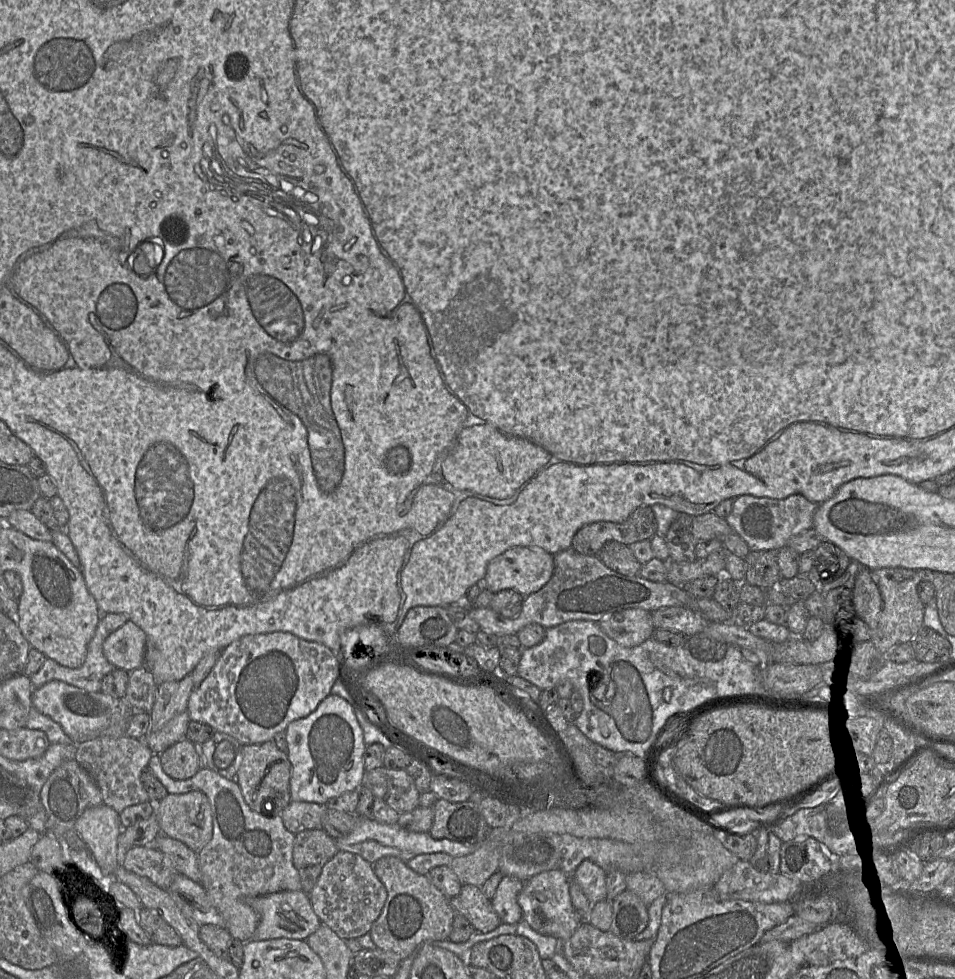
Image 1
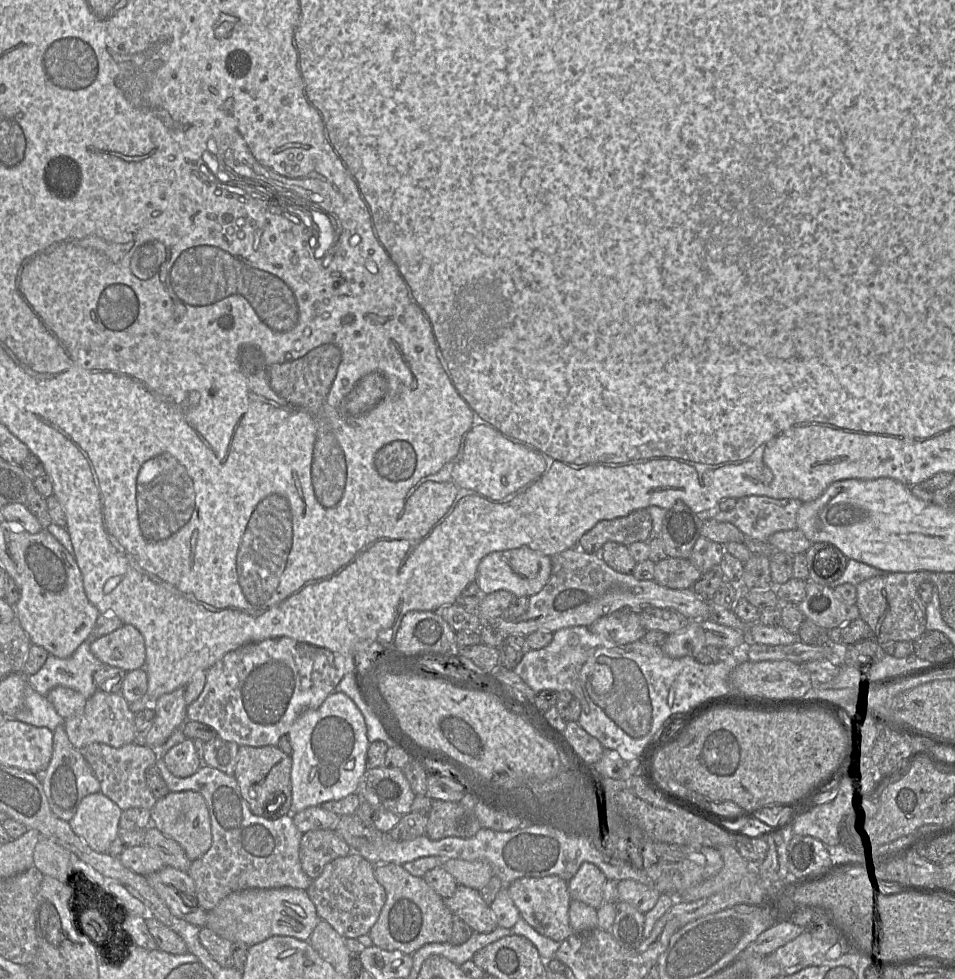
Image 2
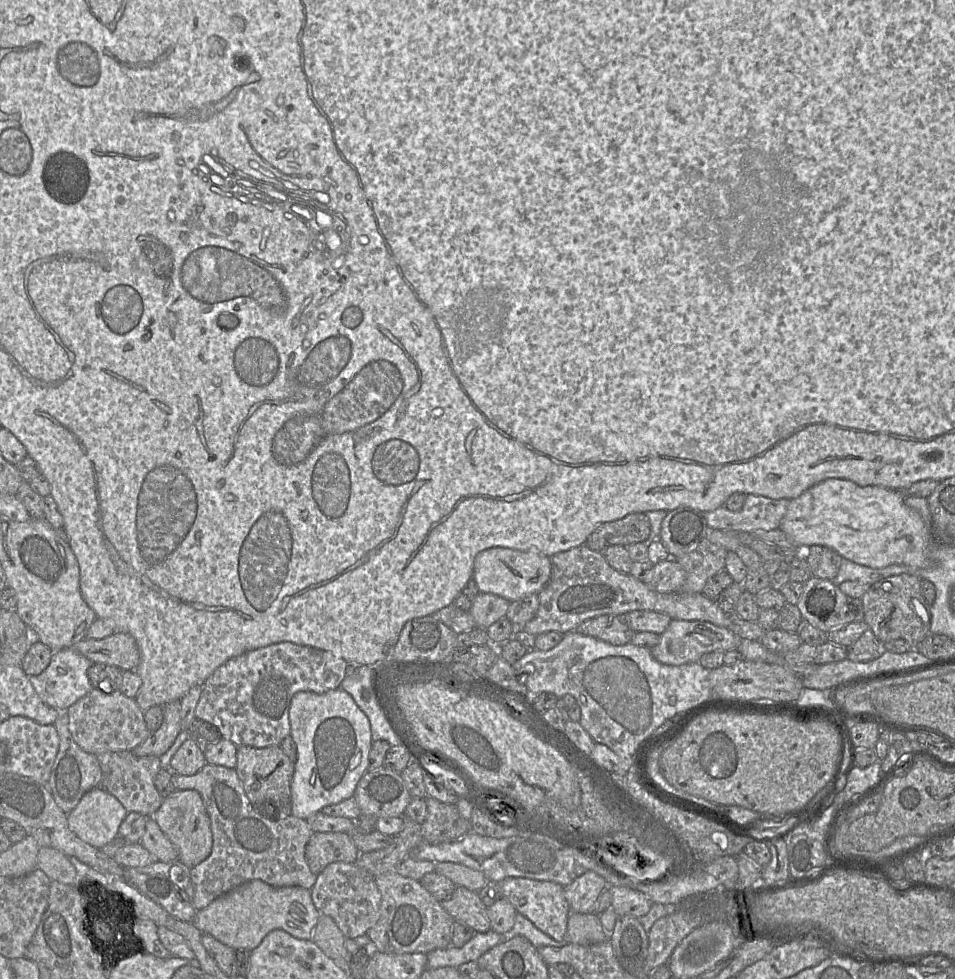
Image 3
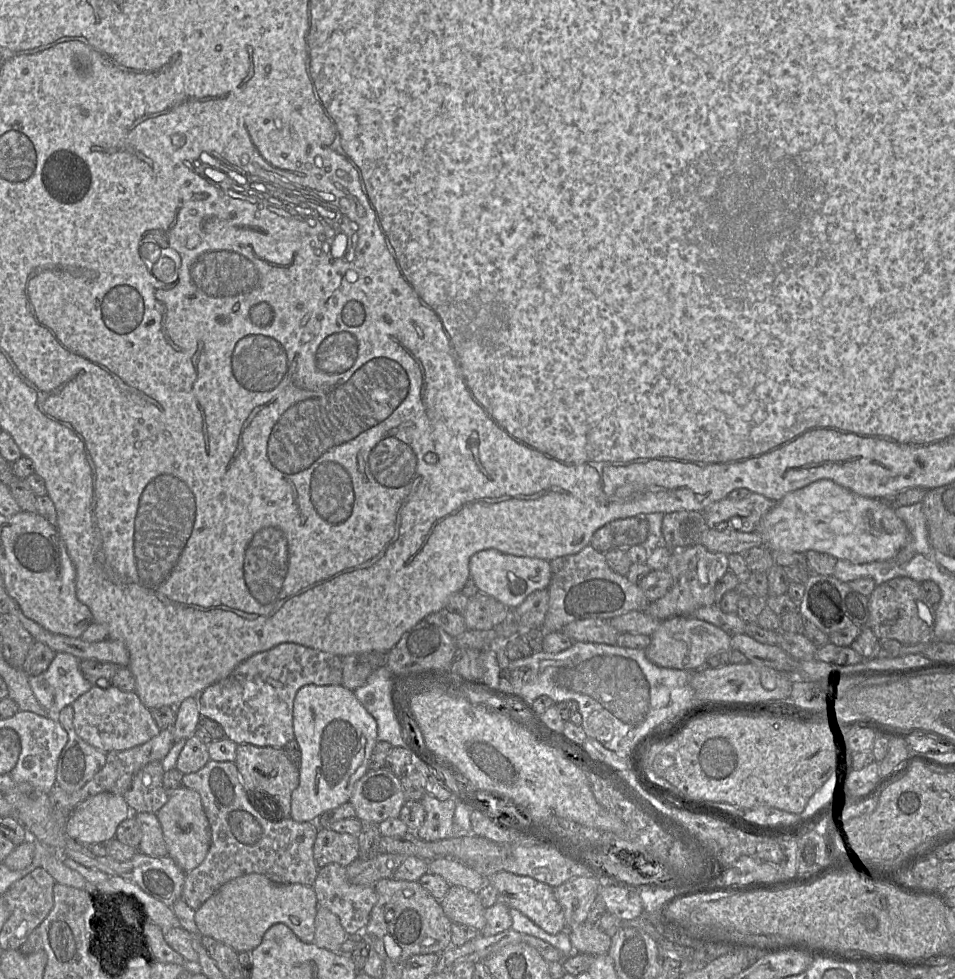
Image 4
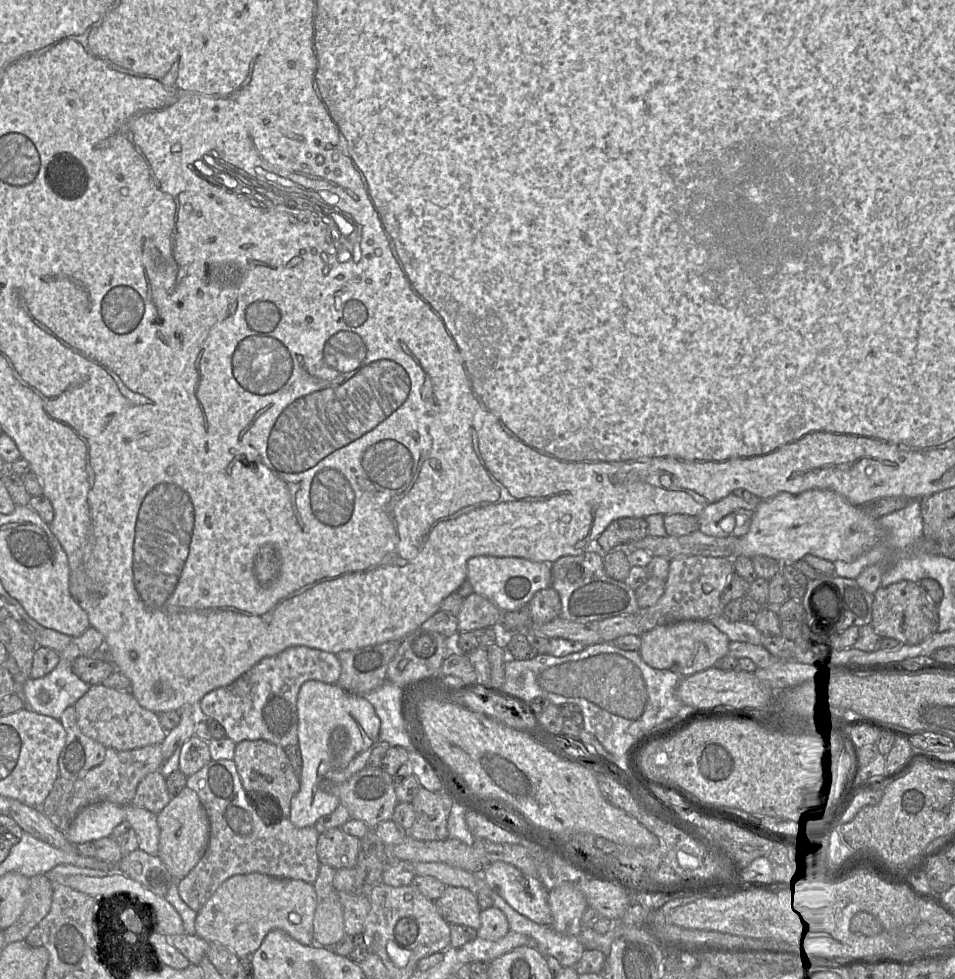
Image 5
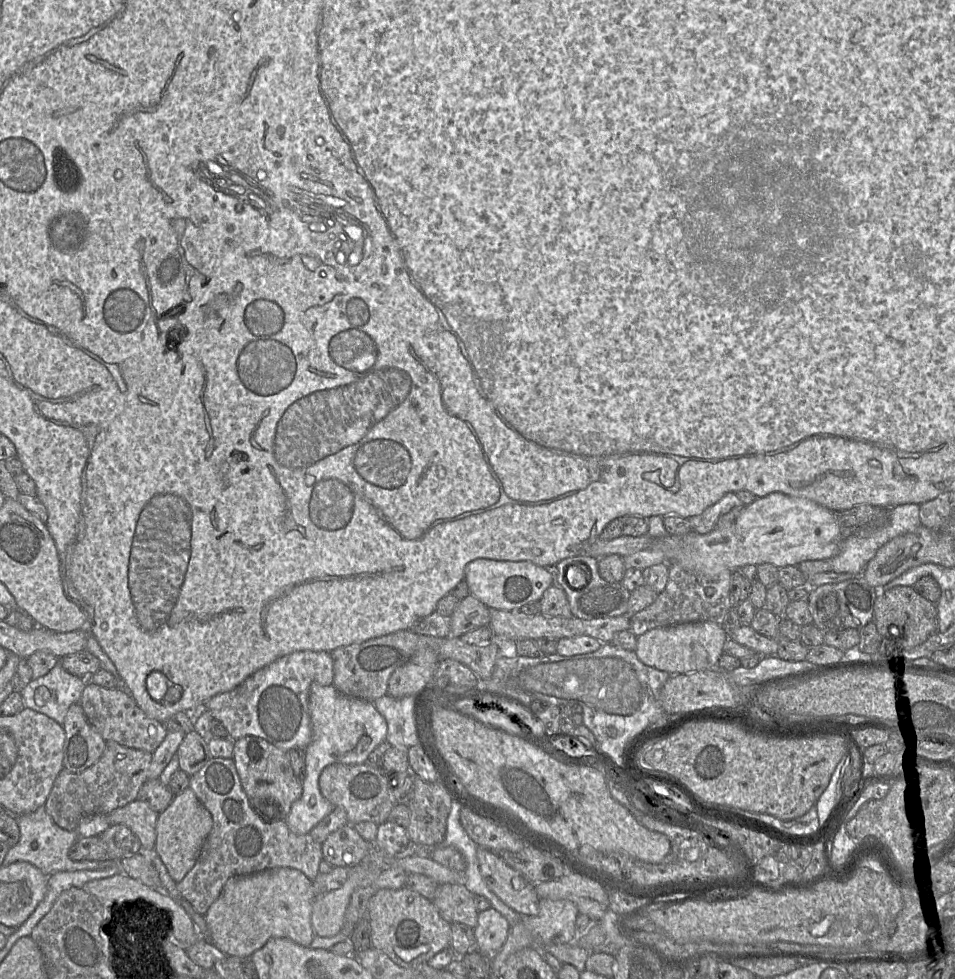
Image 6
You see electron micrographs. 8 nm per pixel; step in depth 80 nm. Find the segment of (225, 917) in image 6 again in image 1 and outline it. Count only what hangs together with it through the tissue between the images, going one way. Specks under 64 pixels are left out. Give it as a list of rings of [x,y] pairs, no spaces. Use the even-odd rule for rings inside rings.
[[[282,891],[249,900],[249,905],[259,916],[258,926],[251,939],[263,941],[269,939],[305,940],[322,924],[315,914],[309,895],[301,891]]]

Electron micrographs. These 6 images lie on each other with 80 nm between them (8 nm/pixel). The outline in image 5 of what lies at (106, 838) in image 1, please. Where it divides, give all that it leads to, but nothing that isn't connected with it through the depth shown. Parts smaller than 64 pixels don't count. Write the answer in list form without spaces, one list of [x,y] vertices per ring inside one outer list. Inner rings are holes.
[[[100,802],[83,808],[63,833],[73,845],[94,842],[109,837],[113,829],[124,821],[125,806]]]

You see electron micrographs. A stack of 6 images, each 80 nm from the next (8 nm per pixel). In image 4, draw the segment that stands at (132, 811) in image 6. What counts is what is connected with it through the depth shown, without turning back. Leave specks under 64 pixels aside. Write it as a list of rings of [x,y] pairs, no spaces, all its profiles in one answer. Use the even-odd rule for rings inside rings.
[[[144,812],[132,815],[136,817],[142,830],[139,852],[154,858],[168,856],[167,845],[156,815]]]

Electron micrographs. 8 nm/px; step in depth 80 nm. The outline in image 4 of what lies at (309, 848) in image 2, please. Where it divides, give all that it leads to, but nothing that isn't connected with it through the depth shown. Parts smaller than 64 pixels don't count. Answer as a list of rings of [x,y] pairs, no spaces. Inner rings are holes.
[[[319,828],[313,845],[313,857],[318,868],[330,863],[344,867],[358,858],[359,843],[357,835],[337,833]]]

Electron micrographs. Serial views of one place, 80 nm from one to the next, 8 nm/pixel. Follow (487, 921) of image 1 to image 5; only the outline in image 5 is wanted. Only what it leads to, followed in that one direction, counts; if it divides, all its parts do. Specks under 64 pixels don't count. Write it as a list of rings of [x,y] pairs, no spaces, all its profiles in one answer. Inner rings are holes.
[[[446,886],[439,899],[434,901],[439,913],[449,924],[480,928],[480,908],[474,889]]]

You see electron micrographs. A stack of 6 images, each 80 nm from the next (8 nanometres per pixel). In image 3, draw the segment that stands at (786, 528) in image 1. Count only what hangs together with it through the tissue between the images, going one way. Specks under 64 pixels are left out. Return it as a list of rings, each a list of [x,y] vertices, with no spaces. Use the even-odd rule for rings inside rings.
[[[748,494],[741,509],[730,511],[724,506],[705,513],[712,530],[754,532],[777,529],[792,499],[771,499]]]

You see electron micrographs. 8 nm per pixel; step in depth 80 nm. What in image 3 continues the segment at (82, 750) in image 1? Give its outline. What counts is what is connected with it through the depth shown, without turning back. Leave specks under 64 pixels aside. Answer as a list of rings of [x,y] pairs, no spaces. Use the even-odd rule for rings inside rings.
[[[106,751],[96,757],[101,768],[101,787],[113,795],[127,812],[153,817],[164,800],[154,785],[154,779],[161,769],[160,758],[137,757],[131,751]]]

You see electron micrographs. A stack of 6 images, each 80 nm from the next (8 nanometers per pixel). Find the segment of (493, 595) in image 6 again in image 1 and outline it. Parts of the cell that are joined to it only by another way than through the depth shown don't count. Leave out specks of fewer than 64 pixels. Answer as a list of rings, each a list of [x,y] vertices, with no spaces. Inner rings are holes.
[[[516,546],[489,562],[482,585],[493,594],[502,590],[514,590],[527,597],[539,591],[551,579],[553,572],[554,555],[541,548]]]

